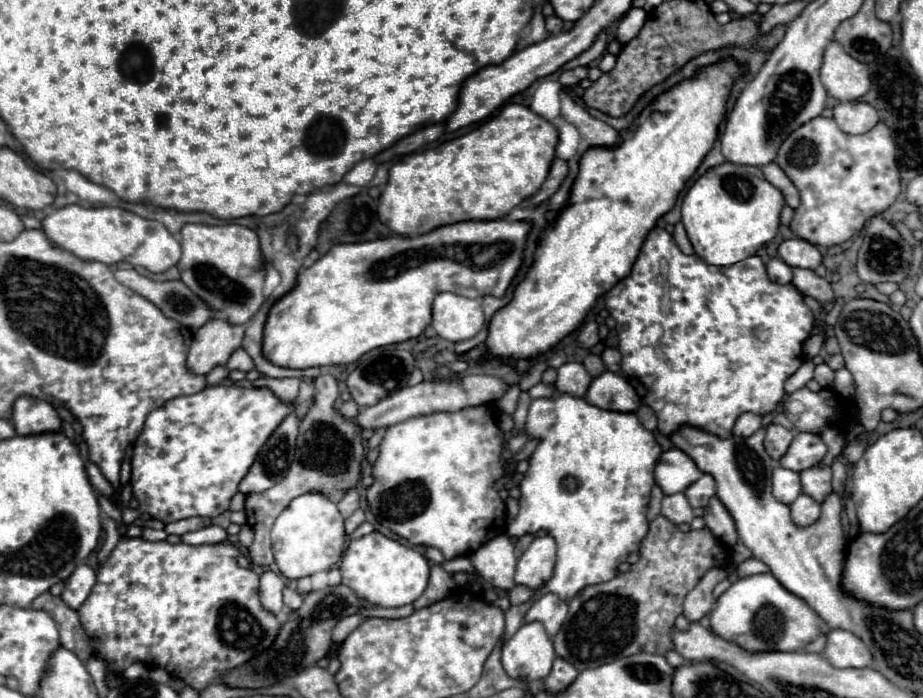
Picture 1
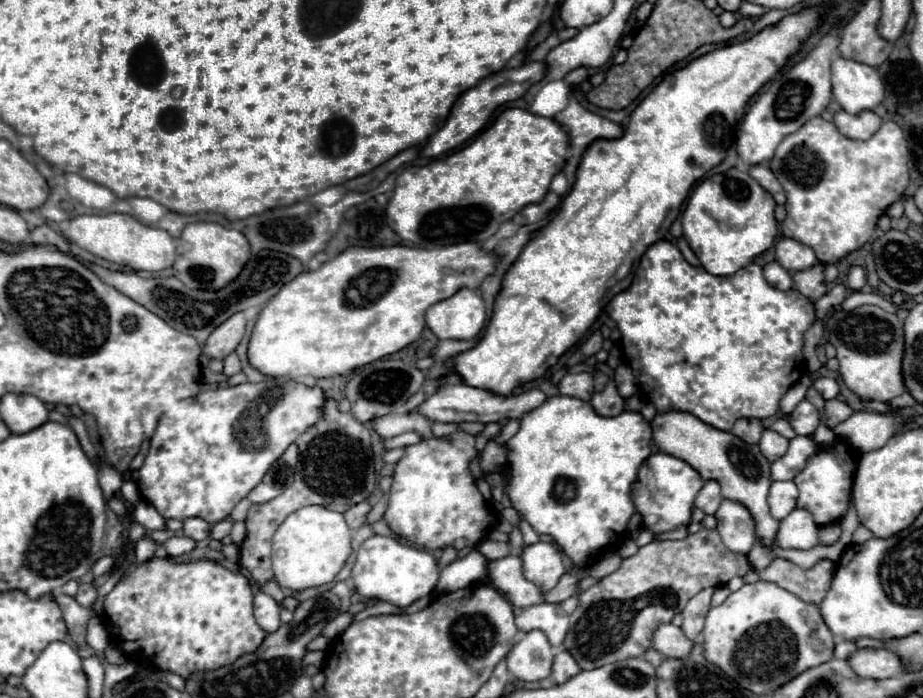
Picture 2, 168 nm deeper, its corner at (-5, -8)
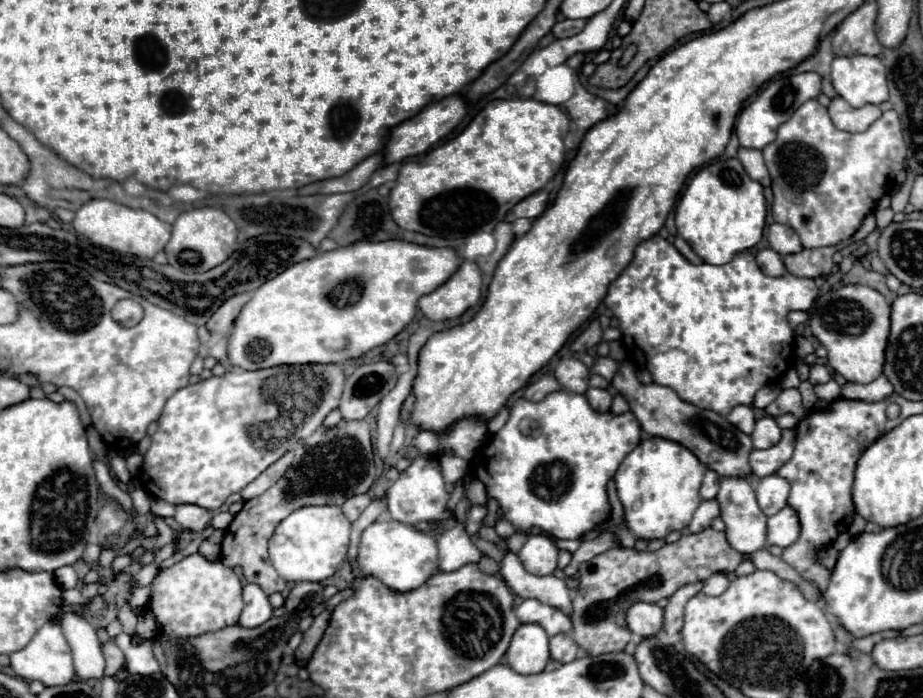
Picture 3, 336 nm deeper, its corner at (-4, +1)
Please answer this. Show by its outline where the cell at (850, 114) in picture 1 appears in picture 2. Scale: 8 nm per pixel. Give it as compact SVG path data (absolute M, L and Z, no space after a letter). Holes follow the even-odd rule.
M839 111L839 113L835 113L833 123L837 125L839 133L849 139L869 139L871 135L877 133L877 129L881 127L883 121L873 111L861 111L857 115Z

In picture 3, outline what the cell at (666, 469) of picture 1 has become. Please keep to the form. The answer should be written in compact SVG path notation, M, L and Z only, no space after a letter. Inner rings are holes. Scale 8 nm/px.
M648 438L640 442L624 458L614 476L618 498L626 512L626 528L632 530L636 538L656 540L666 538L672 530L688 526L694 510L702 502L698 488L706 470L708 468L682 444L664 438Z

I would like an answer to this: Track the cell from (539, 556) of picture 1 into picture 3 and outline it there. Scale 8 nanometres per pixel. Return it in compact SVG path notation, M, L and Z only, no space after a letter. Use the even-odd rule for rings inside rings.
M528 536L526 544L518 552L518 558L530 574L546 576L558 566L558 548L548 536Z

